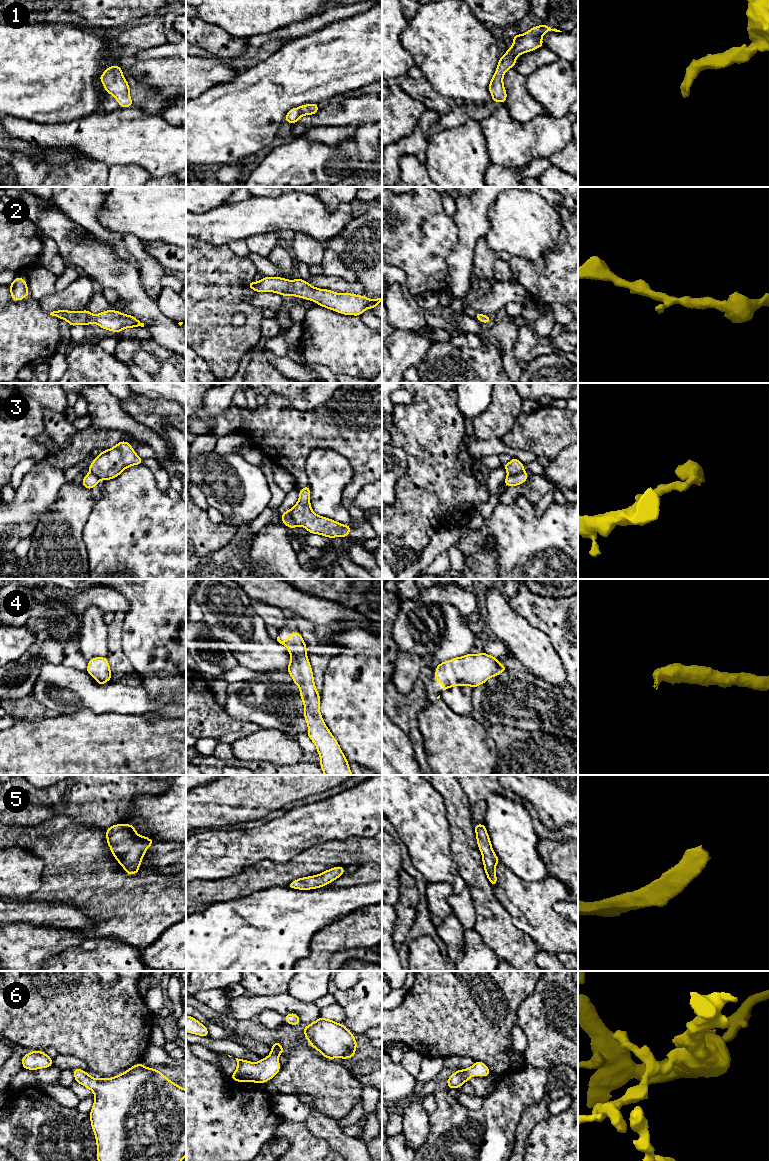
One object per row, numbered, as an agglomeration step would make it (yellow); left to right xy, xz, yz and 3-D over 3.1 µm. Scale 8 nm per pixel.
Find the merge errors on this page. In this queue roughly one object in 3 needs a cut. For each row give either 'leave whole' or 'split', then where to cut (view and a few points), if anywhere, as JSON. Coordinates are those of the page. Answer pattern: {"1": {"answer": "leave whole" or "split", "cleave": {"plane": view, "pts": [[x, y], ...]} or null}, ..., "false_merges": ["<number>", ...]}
{"1": {"answer": "leave whole", "cleave": null}, "2": {"answer": "leave whole", "cleave": null}, "3": {"answer": "split", "cleave": {"plane": "yz", "pts": [[524, 471], [518, 474], [507, 475]]}}, "4": {"answer": "leave whole", "cleave": null}, "5": {"answer": "leave whole", "cleave": null}, "6": {"answer": "leave whole", "cleave": null}, "false_merges": ["3"]}

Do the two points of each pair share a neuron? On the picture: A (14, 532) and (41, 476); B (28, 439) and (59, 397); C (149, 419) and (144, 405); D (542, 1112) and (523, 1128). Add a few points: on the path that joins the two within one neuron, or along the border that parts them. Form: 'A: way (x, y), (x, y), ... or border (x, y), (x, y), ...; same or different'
A: way (19, 518), (31, 503), (38, 490); same
B: way (29, 427), (33, 423), (33, 416), (47, 402); same
C: way (149, 416), (144, 408); same
D: way (537, 1114), (528, 1123); same

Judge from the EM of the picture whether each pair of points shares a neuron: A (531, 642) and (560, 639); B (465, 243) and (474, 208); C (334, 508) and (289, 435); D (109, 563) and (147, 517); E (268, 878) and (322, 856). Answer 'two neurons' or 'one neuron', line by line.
A: two neurons
B: one neuron
C: two neurons
D: one neuron
E: one neuron

